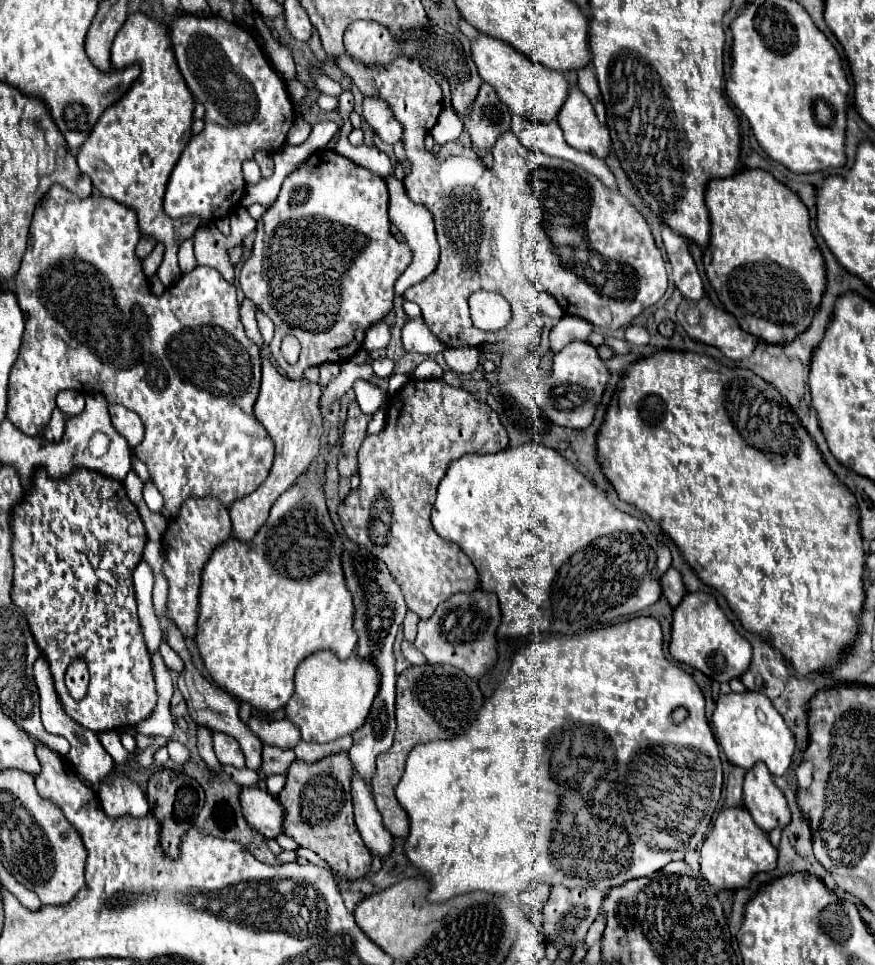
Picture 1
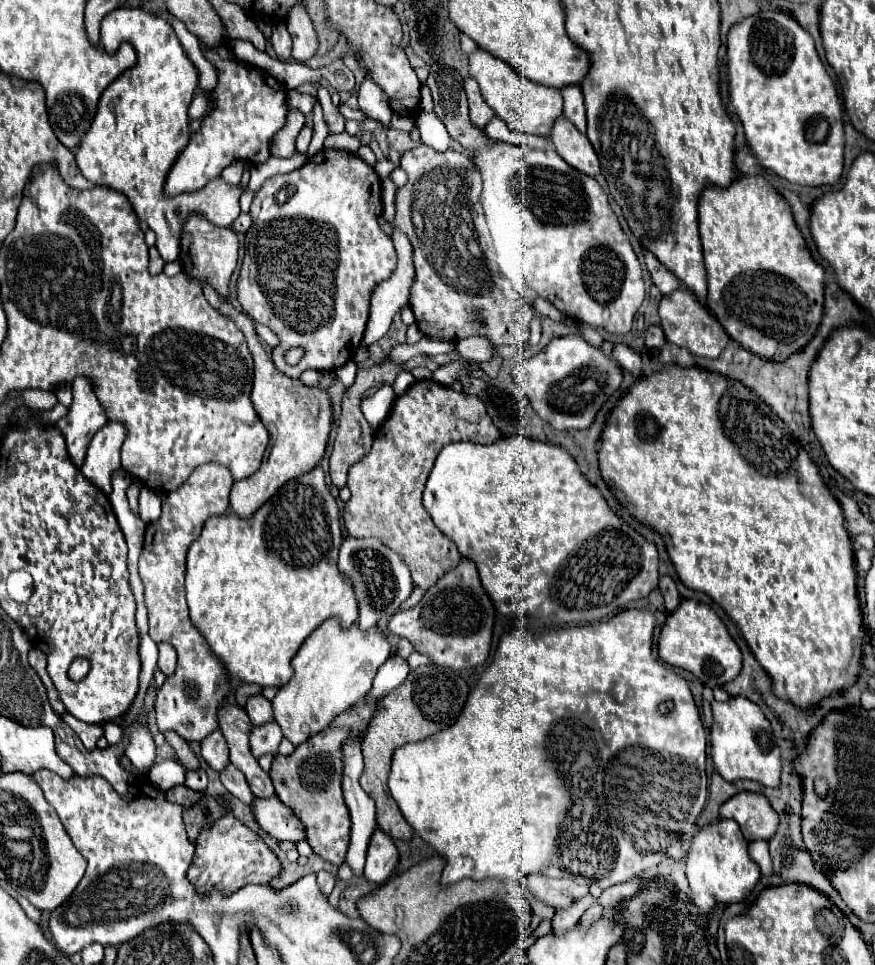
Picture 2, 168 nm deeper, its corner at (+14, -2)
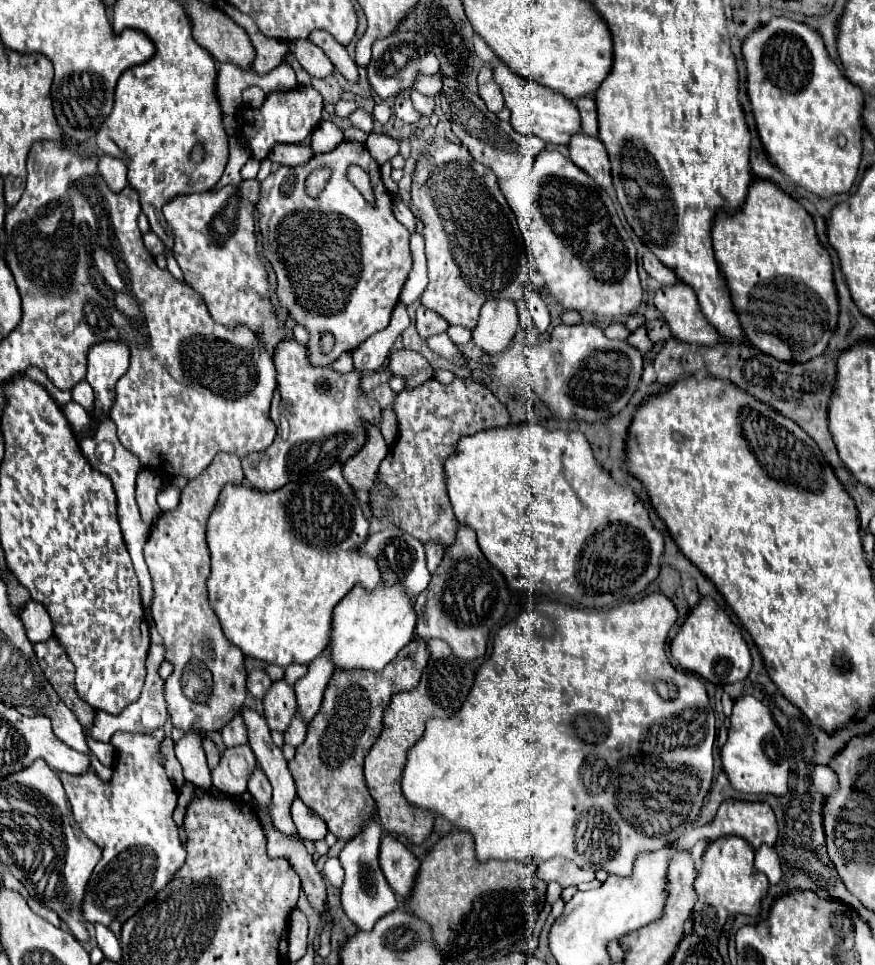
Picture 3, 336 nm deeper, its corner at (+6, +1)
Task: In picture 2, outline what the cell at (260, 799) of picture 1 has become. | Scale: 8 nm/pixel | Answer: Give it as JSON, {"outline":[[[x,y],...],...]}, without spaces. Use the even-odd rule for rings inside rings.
{"outline":[[[275,796],[269,800],[255,798],[253,808],[255,808],[255,818],[259,826],[273,838],[293,840],[293,842],[299,842],[305,838],[303,822],[295,818],[293,810],[289,810],[289,806],[285,806],[279,798]]]}

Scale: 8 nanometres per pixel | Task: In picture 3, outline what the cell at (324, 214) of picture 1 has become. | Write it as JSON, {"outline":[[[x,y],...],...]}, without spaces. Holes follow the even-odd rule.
{"outline":[[[343,141],[331,153],[315,155],[309,163],[301,167],[281,165],[261,183],[261,193],[255,211],[257,211],[257,229],[261,235],[261,255],[277,275],[279,305],[289,313],[289,317],[295,323],[303,325],[309,331],[307,351],[311,365],[315,367],[331,365],[343,353],[357,349],[373,333],[387,327],[391,311],[401,293],[401,287],[411,271],[411,255],[409,255],[411,233],[395,219],[391,193],[381,181],[379,163],[369,155],[363,143]],[[349,165],[359,165],[369,173],[375,195],[373,205],[367,203],[367,199],[347,181],[345,171]],[[319,167],[329,167],[331,179],[317,197],[311,197],[305,191],[305,181],[309,173],[313,173]],[[325,331],[331,331],[335,335],[335,347],[327,355],[319,353],[319,337]]]}

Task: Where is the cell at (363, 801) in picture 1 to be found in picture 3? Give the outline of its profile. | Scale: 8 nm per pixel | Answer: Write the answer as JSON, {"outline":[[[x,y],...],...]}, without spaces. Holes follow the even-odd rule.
{"outline":[[[385,835],[379,849],[381,871],[399,899],[405,899],[413,889],[419,869],[419,859],[393,835]]]}

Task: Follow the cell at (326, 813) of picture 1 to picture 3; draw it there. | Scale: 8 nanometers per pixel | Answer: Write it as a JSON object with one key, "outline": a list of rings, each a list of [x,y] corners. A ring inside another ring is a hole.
{"outline":[[[415,637],[407,647],[401,649],[401,655],[397,655],[397,659],[389,663],[385,671],[381,671],[381,675],[337,675],[337,679],[331,679],[325,689],[321,709],[309,723],[309,735],[305,743],[297,747],[295,759],[289,761],[289,771],[297,785],[297,797],[317,815],[321,815],[321,819],[327,823],[327,829],[337,839],[343,839],[343,841],[353,839],[361,831],[363,819],[375,809],[375,801],[369,795],[365,777],[363,777],[363,759],[381,733],[383,711],[389,705],[393,693],[401,693],[403,689],[411,691],[419,683],[421,673],[429,659],[429,653],[425,651],[425,647],[427,643]]]}

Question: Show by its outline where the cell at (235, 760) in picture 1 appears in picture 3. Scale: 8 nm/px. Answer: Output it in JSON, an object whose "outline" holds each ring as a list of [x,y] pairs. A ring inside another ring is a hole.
{"outline":[[[237,715],[233,721],[229,721],[223,729],[221,729],[221,737],[225,747],[237,747],[247,743],[245,739],[245,723],[241,723],[241,715]]]}

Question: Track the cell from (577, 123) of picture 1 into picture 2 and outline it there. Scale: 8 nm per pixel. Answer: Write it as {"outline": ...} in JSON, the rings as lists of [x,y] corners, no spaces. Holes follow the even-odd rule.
{"outline":[[[557,118],[553,130],[551,130],[551,142],[557,150],[557,154],[575,170],[581,170],[587,176],[599,174],[599,160],[597,154],[587,140],[585,134],[577,132],[575,126],[567,118]]]}

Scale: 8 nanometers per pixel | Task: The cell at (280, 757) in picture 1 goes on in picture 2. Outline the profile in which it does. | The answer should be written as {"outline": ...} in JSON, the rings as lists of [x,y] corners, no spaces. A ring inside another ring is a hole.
{"outline":[[[267,722],[265,726],[253,726],[251,728],[251,738],[249,738],[249,746],[251,746],[251,752],[255,758],[271,752],[271,754],[277,754],[277,748],[279,748],[279,742],[281,742],[283,734],[281,734],[281,728],[277,726],[277,722]]]}

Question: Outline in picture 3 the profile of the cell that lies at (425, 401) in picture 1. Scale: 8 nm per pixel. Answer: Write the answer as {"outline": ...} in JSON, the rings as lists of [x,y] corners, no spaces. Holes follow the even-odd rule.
{"outline":[[[429,379],[419,387],[399,393],[393,409],[399,421],[399,433],[379,465],[377,479],[369,491],[369,509],[381,523],[391,523],[401,531],[411,533],[423,545],[435,541],[447,549],[455,543],[461,525],[453,515],[445,491],[441,461],[453,451],[463,433],[475,435],[479,431],[505,427],[509,425],[509,413],[487,387],[473,379],[455,379],[449,385]],[[383,485],[391,495],[383,493]]]}

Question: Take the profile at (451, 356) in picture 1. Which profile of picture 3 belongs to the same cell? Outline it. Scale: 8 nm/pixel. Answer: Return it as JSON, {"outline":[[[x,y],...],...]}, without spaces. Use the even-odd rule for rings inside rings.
{"outline":[[[489,301],[481,309],[473,343],[489,355],[503,353],[517,331],[517,309],[511,301]]]}

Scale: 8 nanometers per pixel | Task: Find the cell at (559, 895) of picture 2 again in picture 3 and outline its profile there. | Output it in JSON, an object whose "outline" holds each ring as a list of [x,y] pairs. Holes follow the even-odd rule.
{"outline":[[[553,857],[541,865],[537,865],[537,873],[545,883],[557,881],[561,887],[569,885],[579,885],[581,881],[593,881],[593,871],[583,871],[575,863],[563,859],[563,857]]]}

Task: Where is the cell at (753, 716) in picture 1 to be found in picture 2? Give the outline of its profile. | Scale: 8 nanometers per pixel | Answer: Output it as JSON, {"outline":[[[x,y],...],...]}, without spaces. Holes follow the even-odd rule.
{"outline":[[[743,696],[729,698],[727,702],[713,702],[711,708],[715,716],[715,724],[711,728],[711,758],[717,772],[729,782],[755,780],[763,786],[779,788],[779,746],[773,740],[771,724],[763,716],[761,708]]]}

